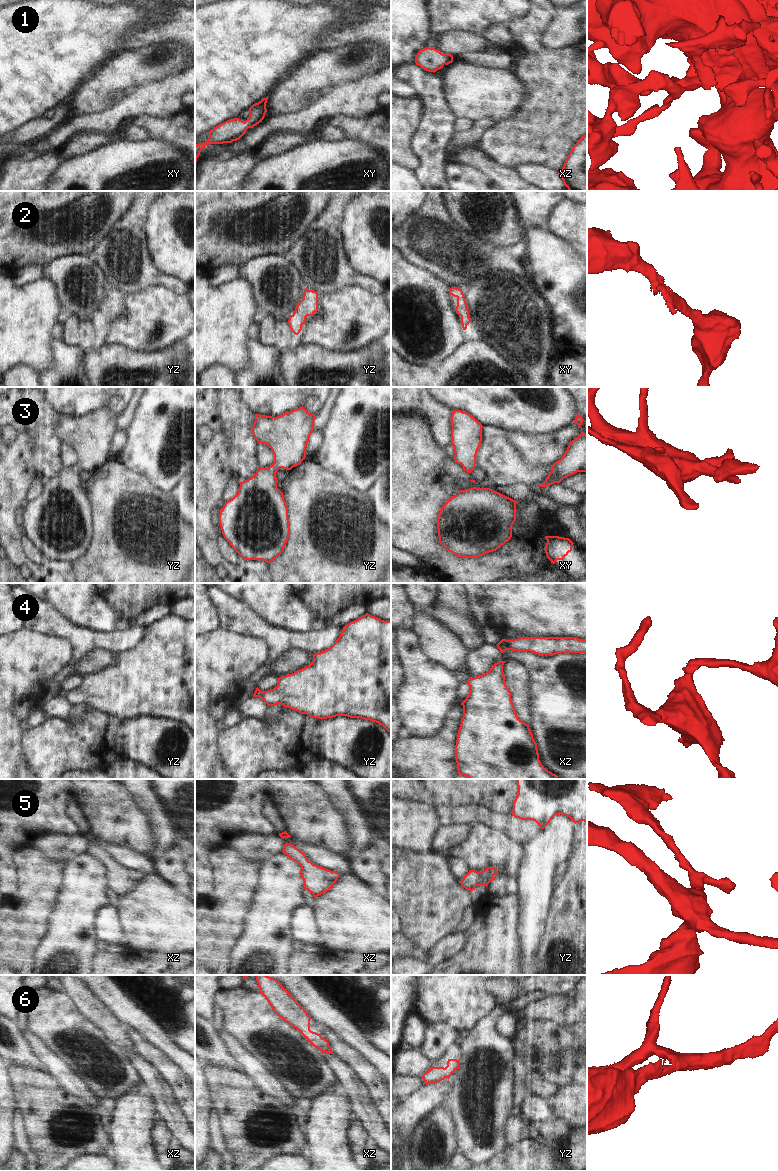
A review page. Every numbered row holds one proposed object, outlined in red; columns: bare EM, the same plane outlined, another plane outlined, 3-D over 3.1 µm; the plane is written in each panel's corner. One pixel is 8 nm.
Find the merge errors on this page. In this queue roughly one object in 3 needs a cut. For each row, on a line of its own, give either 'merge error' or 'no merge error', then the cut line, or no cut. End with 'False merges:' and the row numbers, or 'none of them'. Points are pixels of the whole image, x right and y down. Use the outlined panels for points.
1: no merge error; cut none
2: no merge error; cut none
3: no merge error; cut none
4: no merge error; cut none
5: no merge error; cut none
6: no merge error; cut none
False merges: none of them

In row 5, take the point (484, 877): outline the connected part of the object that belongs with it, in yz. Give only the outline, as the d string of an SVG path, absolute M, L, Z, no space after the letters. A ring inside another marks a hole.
M488 867L481 872L475 870L470 870L459 883L463 888L473 891L476 886L485 885L495 880L494 877L498 873L497 869L494 867Z

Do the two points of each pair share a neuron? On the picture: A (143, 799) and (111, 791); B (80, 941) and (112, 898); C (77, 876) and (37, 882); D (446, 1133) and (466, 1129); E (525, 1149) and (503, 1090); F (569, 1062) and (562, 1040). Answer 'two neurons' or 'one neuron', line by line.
A: two neurons
B: two neurons
C: two neurons
D: two neurons
E: two neurons
F: two neurons

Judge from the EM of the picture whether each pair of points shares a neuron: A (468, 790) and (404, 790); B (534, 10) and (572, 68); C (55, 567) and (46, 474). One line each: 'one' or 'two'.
A: one
B: one
C: two

